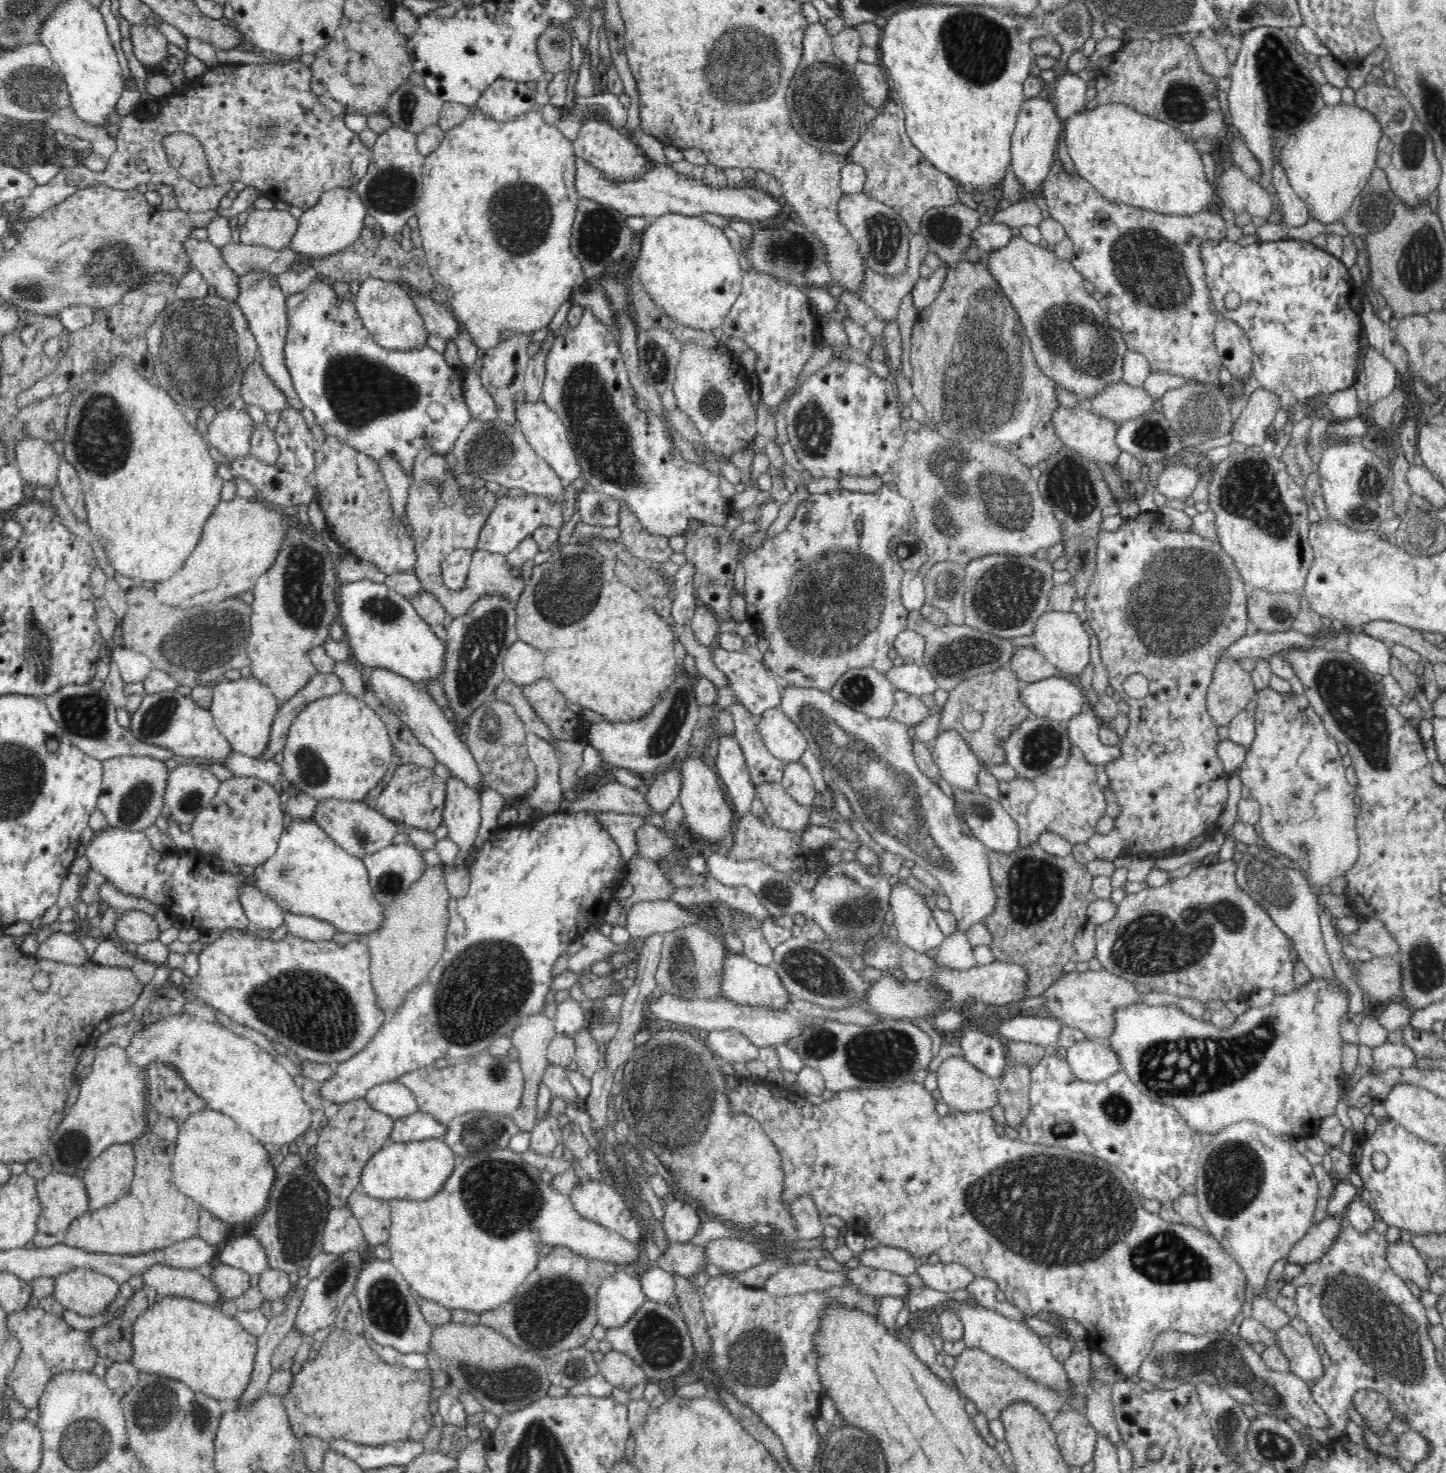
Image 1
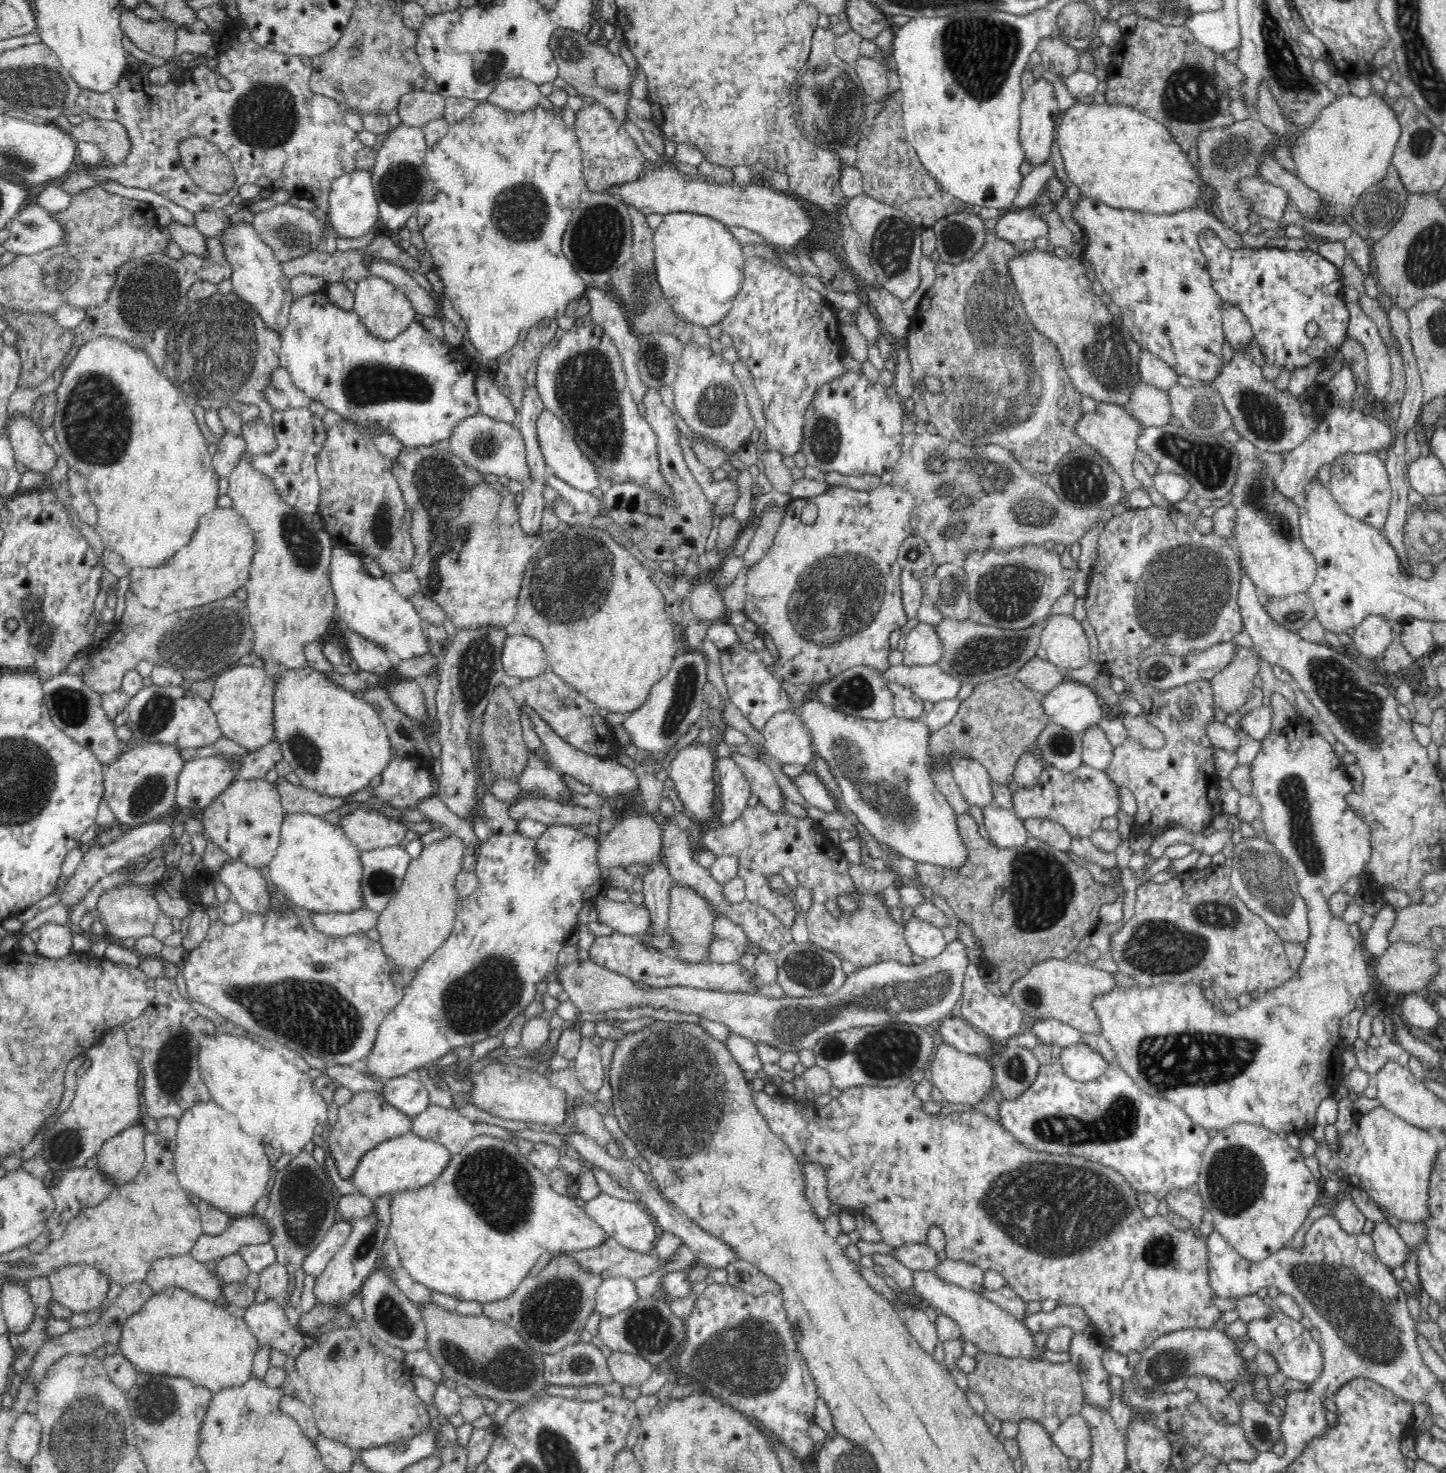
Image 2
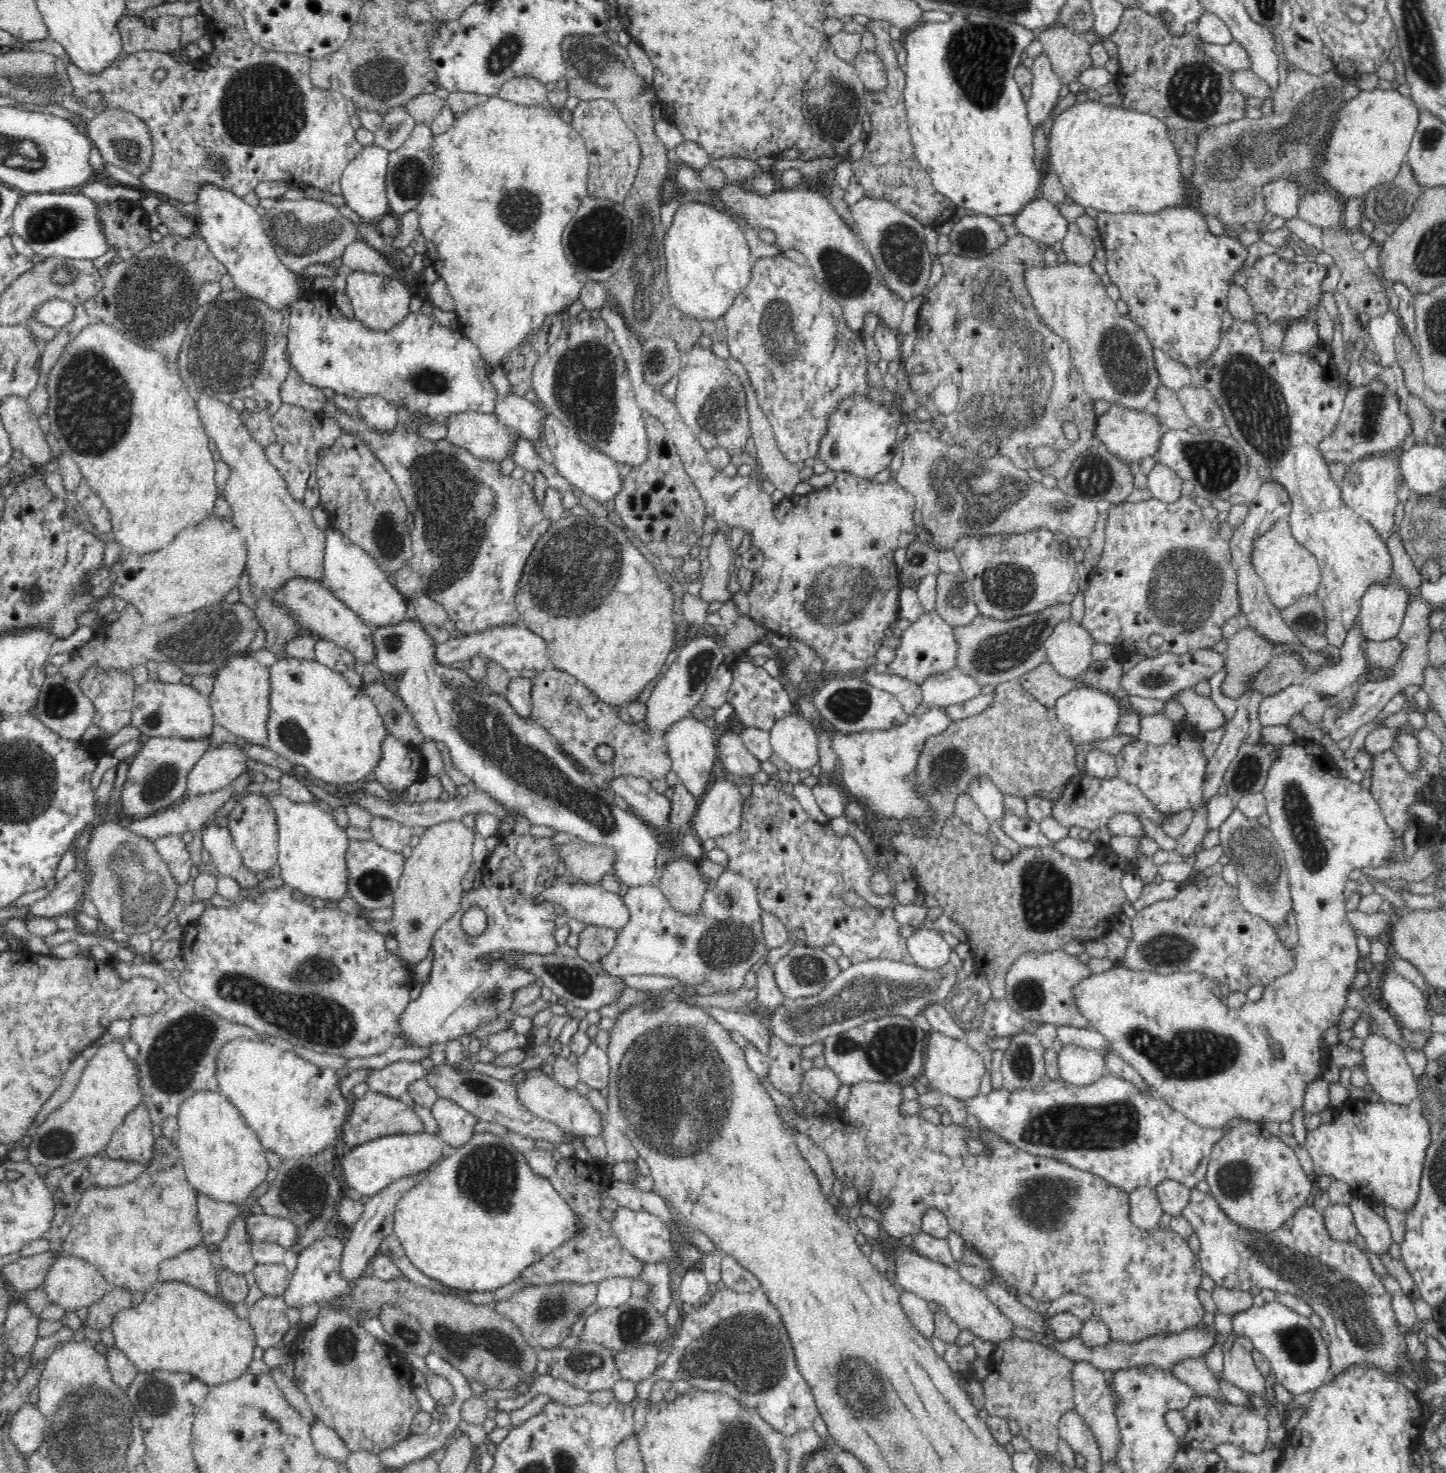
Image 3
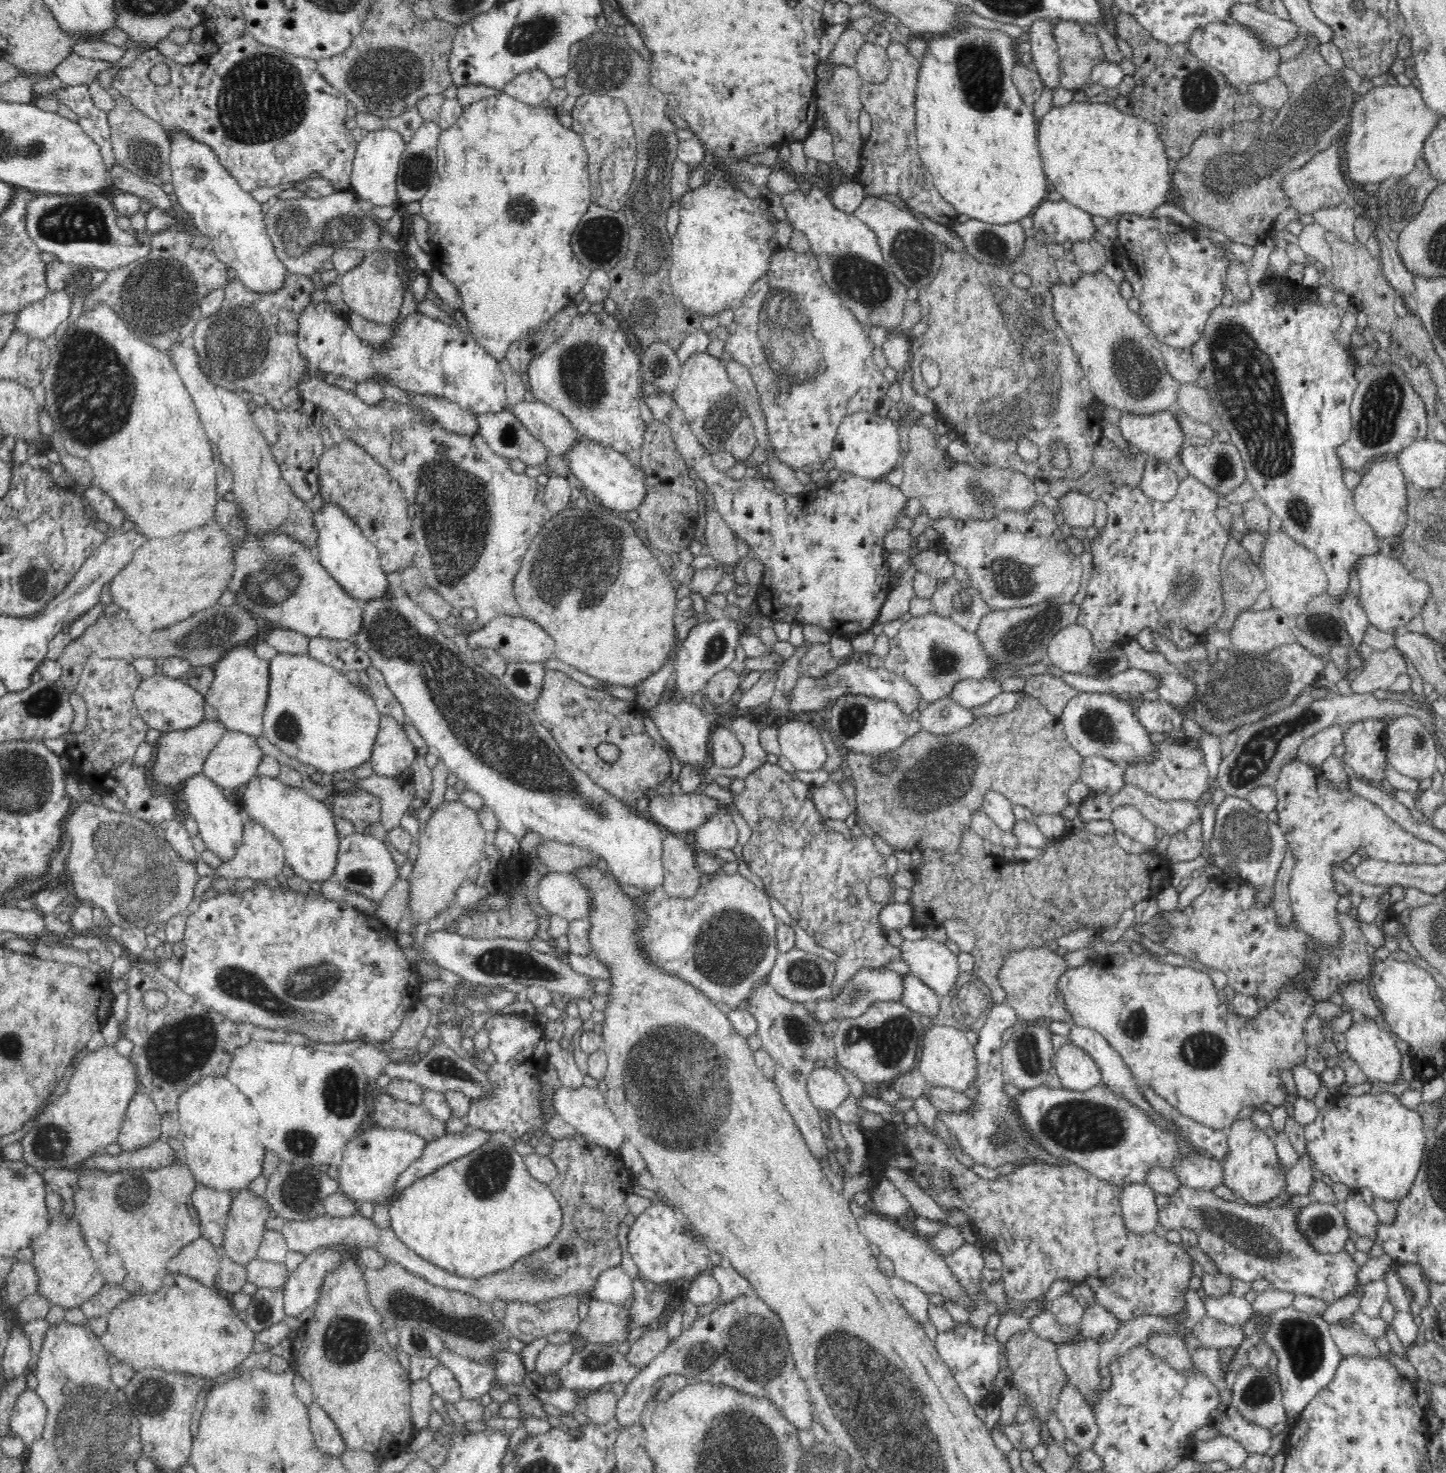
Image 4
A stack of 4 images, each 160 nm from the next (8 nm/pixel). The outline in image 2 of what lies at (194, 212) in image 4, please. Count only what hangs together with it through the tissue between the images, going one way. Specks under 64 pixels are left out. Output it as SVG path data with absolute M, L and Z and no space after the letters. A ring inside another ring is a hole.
M230 221L226 234L220 240L226 260L233 272L231 274L232 292L252 306L266 327L283 334L287 328L294 297L290 289L291 278L284 274L282 265L273 250L261 240L254 226L248 222L233 224Z

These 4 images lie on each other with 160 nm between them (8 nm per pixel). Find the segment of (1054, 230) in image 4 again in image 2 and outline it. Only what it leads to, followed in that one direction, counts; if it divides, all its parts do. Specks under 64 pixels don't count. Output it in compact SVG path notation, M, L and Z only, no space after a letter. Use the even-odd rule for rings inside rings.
M1033 205L1022 208L1018 212L1010 212L998 218L994 234L1021 247L1024 242L1044 238L1049 234L1049 225L1045 218L1037 216Z

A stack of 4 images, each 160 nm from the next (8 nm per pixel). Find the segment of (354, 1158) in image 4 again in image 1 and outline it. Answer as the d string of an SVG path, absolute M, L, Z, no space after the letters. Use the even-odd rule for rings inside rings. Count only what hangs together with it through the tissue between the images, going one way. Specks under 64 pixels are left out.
M442 1139L387 1143L366 1162L359 1190L371 1198L388 1202L392 1199L419 1201L432 1198L450 1178L458 1159Z

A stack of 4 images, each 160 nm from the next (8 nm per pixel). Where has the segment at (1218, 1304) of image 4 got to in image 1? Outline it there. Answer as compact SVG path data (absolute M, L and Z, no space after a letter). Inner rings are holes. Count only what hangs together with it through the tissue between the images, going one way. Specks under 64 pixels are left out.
M1291 1325L1275 1330L1277 1346L1288 1359L1290 1372L1313 1385L1324 1373L1320 1361L1321 1348L1310 1334L1300 1334Z

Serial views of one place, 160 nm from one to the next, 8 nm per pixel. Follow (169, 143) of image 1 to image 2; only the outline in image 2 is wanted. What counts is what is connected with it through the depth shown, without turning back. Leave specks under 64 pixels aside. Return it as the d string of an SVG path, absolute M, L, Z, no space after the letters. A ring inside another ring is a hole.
M186 138L178 144L178 149L184 169L199 188L222 195L235 186L235 173L229 159L207 138Z

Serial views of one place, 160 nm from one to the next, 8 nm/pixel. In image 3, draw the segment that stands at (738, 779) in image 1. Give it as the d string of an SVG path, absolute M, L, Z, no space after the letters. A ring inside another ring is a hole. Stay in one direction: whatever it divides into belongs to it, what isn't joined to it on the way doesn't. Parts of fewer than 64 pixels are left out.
M724 777L714 782L714 786L701 796L692 820L700 841L738 831L744 801L739 786Z

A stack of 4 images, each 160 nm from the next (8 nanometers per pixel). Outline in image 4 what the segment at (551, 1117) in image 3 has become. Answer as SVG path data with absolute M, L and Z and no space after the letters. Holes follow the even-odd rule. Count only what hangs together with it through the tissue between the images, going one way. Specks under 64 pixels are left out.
M582 1085L576 1089L564 1086L553 1088L550 1101L556 1113L584 1139L596 1143L598 1146L604 1146L611 1151L621 1148L624 1141L623 1129L615 1120L615 1116L606 1105L605 1095L597 1086L590 1088Z

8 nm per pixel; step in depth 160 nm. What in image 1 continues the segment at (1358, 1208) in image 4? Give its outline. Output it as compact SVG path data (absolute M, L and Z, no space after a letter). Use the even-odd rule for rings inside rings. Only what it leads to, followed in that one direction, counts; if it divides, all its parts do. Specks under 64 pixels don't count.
M1399 1239L1391 1242L1386 1252L1386 1259L1393 1271L1402 1277L1402 1280L1411 1280L1422 1290L1428 1288L1428 1264L1426 1258L1413 1246Z

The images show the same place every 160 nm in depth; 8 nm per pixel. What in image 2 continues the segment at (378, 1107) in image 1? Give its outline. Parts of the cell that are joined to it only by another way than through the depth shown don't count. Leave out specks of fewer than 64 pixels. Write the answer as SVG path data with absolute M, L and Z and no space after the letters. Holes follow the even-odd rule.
M412 1074L386 1079L380 1095L408 1117L421 1114L430 1105L424 1084Z

